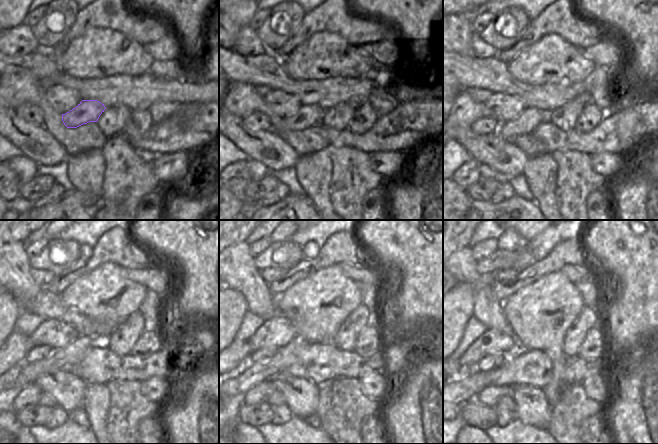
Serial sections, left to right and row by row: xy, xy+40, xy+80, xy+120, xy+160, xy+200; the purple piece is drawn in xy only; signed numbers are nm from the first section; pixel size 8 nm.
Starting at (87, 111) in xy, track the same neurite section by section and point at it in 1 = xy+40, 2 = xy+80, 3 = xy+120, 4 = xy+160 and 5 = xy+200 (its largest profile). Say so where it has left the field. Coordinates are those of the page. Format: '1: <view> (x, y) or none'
1: xy+40 (306, 117)
2: xy+80 (531, 118)
3: xy+120 (70, 356)
4: xy+160 (252, 373)
5: xy+200 (463, 388)

